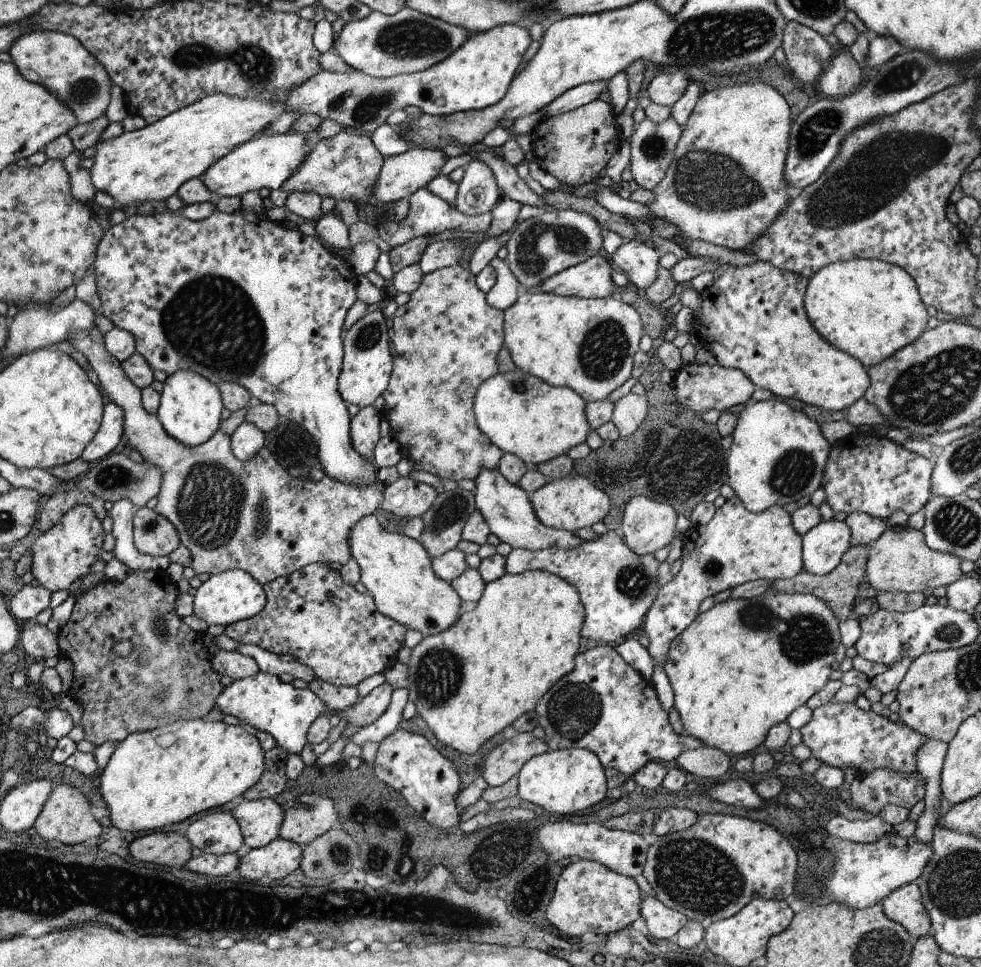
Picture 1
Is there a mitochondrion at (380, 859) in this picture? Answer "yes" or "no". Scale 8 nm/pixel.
no

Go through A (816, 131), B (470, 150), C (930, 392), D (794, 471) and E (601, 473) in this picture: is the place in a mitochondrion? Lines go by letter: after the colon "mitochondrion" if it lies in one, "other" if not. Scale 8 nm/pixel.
A: mitochondrion
B: other
C: mitochondrion
D: mitochondrion
E: other

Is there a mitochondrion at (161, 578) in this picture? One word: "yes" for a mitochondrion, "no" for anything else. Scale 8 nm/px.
no

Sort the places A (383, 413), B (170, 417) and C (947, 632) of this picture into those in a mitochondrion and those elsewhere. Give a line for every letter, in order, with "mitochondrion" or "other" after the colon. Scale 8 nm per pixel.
A: other
B: other
C: mitochondrion

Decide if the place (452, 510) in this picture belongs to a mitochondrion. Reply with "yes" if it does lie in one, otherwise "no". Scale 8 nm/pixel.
yes

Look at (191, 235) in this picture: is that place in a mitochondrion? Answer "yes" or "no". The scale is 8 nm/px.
no

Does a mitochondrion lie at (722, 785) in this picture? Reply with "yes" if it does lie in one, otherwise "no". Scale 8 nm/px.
no

